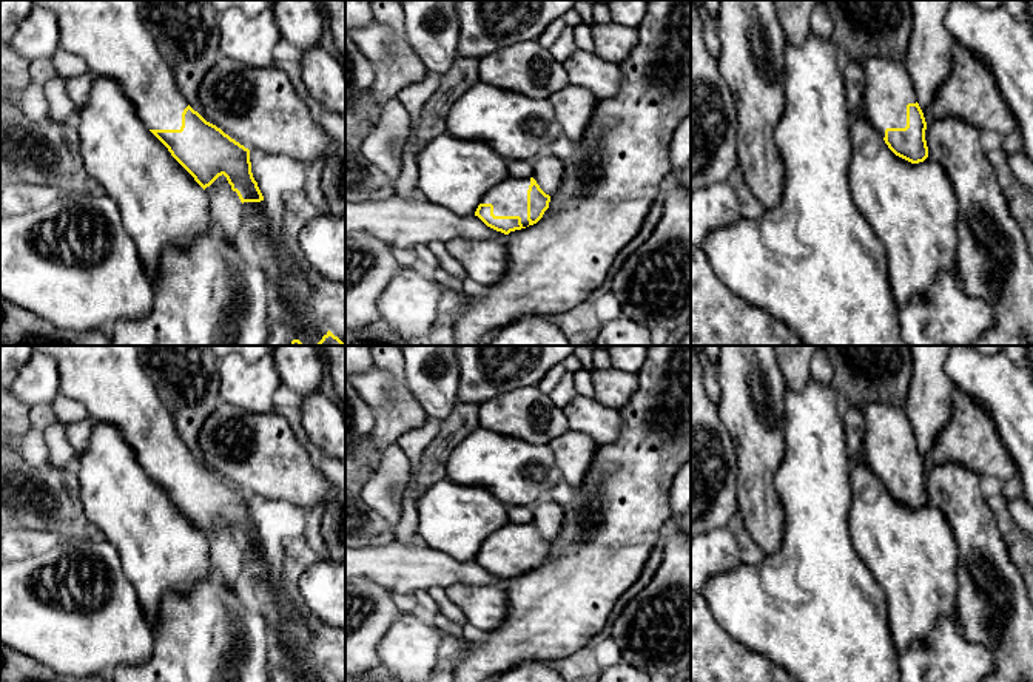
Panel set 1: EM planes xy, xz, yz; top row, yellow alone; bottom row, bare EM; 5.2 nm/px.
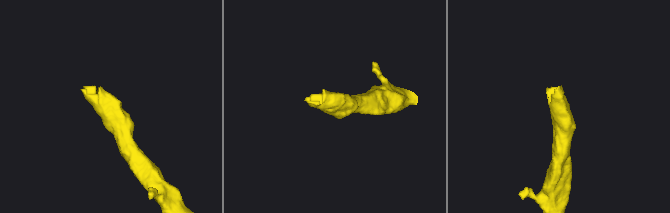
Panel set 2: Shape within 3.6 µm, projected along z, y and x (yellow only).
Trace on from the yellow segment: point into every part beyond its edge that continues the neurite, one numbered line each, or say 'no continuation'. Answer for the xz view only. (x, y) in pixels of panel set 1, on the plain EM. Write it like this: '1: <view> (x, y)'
1: xz (509, 543)

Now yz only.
1: yz (887, 432)

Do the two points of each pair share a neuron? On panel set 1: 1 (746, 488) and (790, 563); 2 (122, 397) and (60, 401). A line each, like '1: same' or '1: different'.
1: different
2: different

